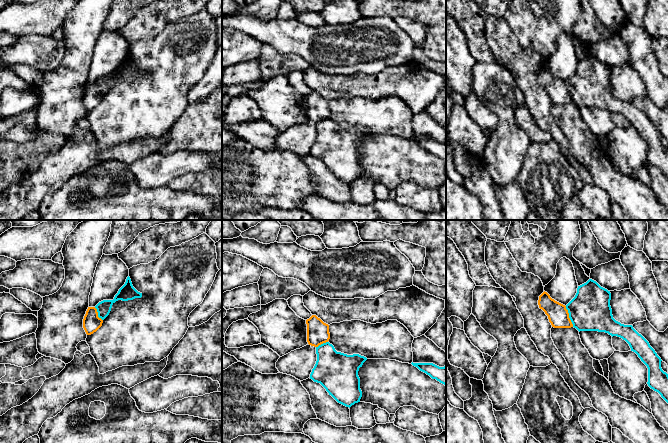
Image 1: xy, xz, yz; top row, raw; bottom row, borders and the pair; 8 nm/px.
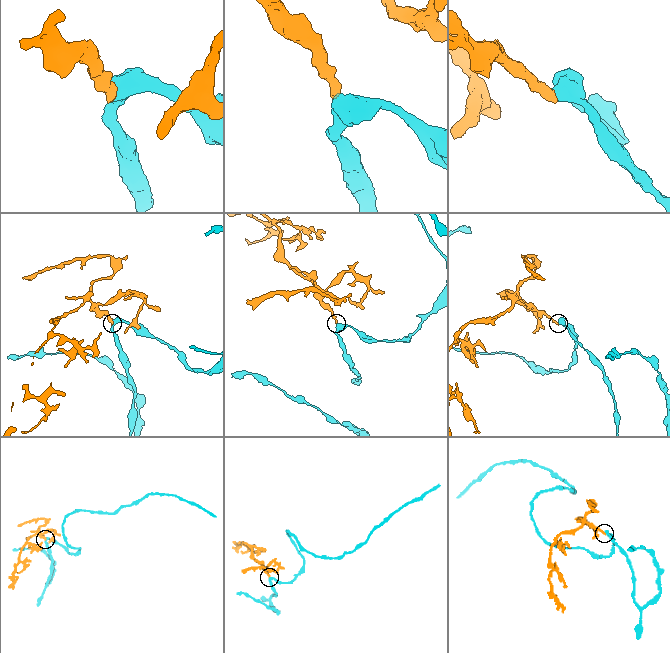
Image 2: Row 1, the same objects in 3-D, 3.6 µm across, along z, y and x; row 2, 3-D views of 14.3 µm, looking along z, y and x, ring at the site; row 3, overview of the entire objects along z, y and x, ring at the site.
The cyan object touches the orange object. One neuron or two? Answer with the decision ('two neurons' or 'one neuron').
two neurons

